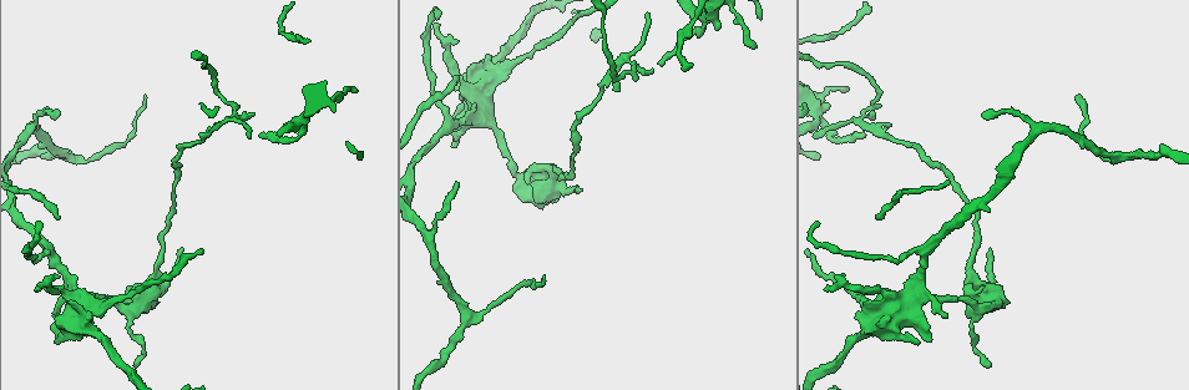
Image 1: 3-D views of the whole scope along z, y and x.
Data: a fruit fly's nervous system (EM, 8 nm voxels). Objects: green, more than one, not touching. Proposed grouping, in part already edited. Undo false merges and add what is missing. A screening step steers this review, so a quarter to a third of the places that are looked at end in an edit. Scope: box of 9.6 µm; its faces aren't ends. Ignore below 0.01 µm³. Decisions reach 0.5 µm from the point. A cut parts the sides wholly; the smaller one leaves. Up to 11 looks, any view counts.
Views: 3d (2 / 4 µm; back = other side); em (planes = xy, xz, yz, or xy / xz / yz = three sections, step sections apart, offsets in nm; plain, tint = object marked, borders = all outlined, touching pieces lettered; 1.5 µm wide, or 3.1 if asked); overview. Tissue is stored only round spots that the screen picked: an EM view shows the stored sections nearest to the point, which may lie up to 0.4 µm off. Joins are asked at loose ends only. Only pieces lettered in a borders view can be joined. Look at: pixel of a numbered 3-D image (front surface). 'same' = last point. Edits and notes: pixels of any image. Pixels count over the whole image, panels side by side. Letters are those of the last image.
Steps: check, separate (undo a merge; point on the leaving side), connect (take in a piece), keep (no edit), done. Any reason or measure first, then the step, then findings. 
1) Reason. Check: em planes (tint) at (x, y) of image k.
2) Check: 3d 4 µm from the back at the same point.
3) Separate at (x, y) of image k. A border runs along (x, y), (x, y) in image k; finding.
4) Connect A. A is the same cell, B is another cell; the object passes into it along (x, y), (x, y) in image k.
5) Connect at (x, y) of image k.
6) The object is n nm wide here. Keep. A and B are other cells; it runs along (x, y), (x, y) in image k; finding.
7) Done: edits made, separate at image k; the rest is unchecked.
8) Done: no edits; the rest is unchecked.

Tapers out. Check: em planes (plain) at (826, 290) of image 1.

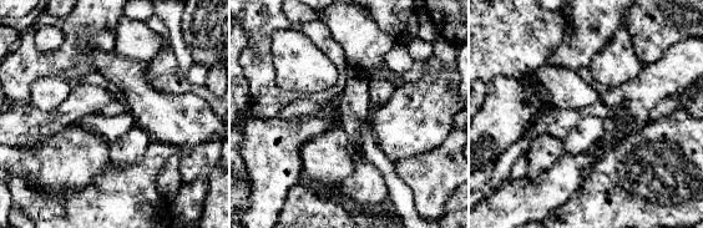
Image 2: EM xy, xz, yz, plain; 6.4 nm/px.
Check: em planes (borders) at the same point.

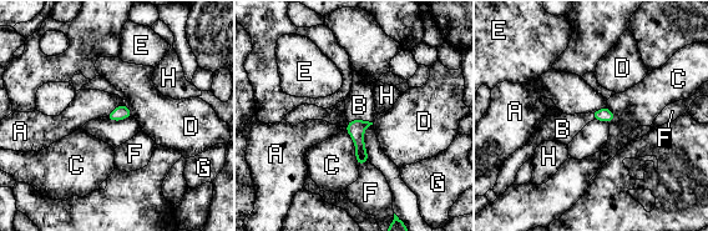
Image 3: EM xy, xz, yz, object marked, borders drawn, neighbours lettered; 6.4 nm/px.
Connect B. B is the same cell, A, C, D, E, F, G and H are other cells; the object passes into it along (355, 129), (360, 120), (359, 105) in image 3; the cell continues.

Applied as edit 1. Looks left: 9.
Free end. Check: em planes (borders) at (579, 192) of image 1.

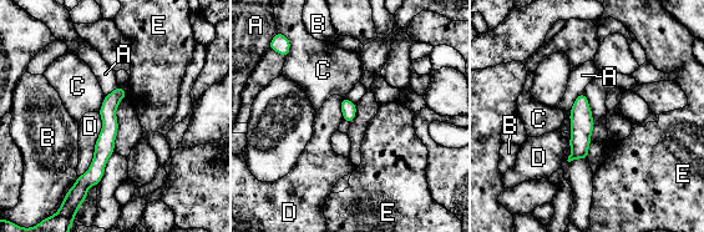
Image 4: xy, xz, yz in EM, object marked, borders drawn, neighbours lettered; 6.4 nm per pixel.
Keep. A, B, C, D and E are other cells; a border runs along (99, 112), (94, 159), (79, 176) in image 4; no lettered piece goes on from it.

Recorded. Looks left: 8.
Free end. Check: 3d 4 µm at (662, 65) of image 1.

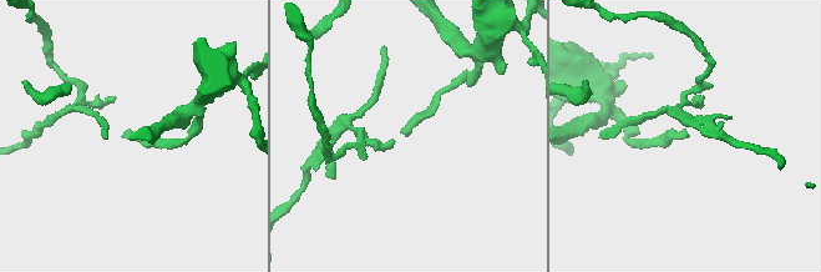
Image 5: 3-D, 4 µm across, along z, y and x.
Shape alone is not enough. Check: em xy step 8 (borders) at (407, 135) of image 5.

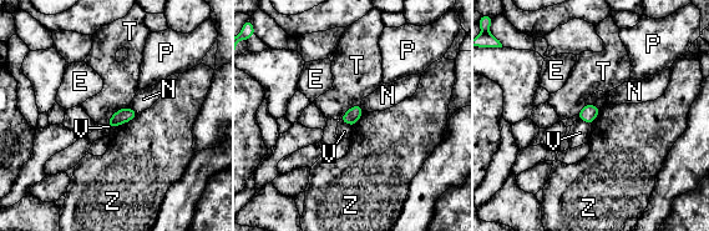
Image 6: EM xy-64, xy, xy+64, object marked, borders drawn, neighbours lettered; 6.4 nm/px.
The longest contact is with Z, 220 nm. Keep. E, N, P, T, V and Z are other cells; a border runs along (138, 113), (132, 119), (111, 129) in image 6; no lettered piece goes on from it.

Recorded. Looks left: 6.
Tapers out. Check: em planes (plain) at (134, 366) of image 1.

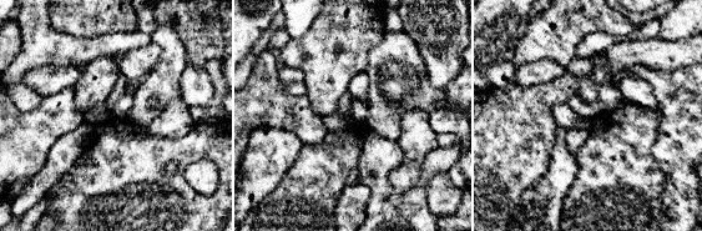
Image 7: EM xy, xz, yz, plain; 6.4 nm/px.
What lies round it. Check: em planes (borders) at the same point.

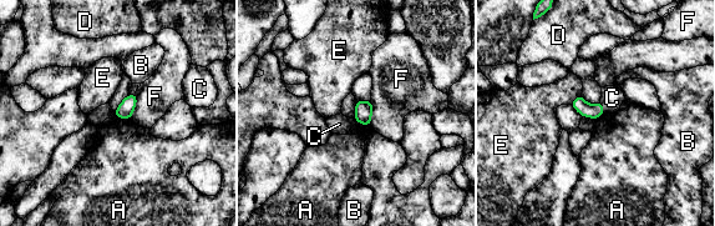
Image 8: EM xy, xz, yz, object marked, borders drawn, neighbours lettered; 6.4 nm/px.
Keep. A, B, C, D, E and F are other cells; a border runs along (116, 116), (130, 119) in image 8; none of them fits.

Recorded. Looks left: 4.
Done: edits made, connect at image 3; the rest is unchecked.

